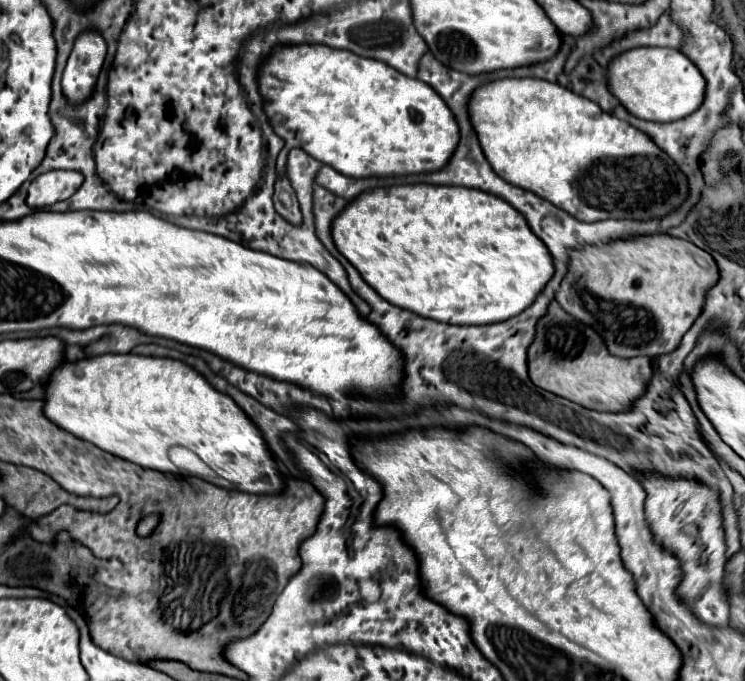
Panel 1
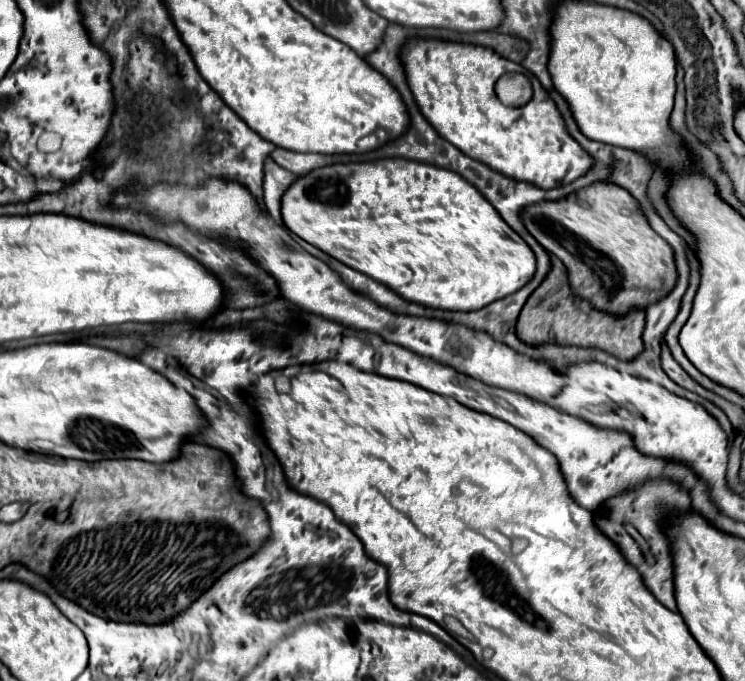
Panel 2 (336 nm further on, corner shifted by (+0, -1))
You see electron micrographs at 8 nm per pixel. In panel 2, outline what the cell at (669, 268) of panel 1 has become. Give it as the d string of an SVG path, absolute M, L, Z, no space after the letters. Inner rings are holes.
M595 182L563 200L543 200L521 212L521 220L529 234L551 254L559 256L569 268L573 292L587 298L595 308L615 316L627 314L631 308L647 308L651 302L665 296L677 280L673 250L665 240L651 230L647 218L641 214L637 200L619 184Z

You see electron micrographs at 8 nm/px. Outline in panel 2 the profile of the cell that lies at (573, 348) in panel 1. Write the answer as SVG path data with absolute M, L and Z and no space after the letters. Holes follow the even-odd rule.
M551 256L551 270L545 280L537 286L537 290L525 302L517 332L519 338L527 344L539 342L559 342L559 344L575 344L585 348L601 348L609 354L615 354L621 360L631 360L643 350L643 326L645 326L645 312L641 308L633 308L625 316L613 316L609 312L595 310L587 300L579 298L567 278L567 268L561 264L559 258Z

